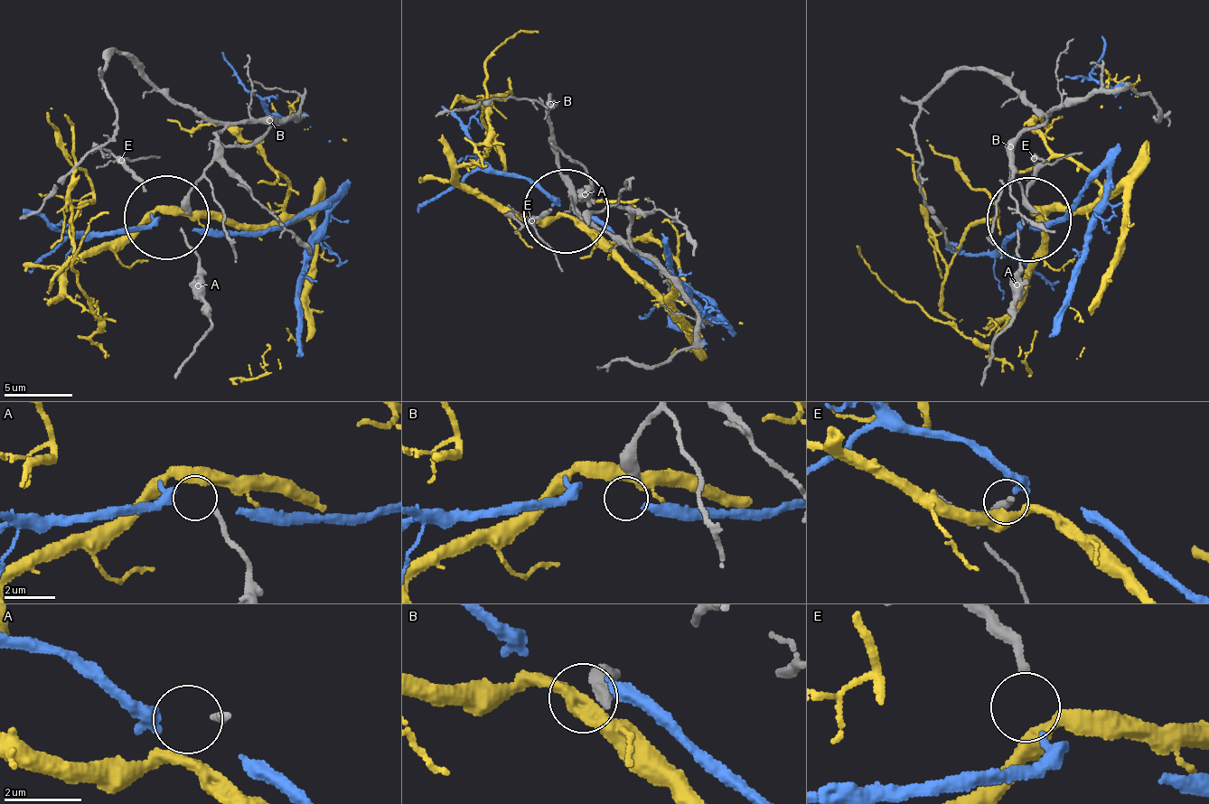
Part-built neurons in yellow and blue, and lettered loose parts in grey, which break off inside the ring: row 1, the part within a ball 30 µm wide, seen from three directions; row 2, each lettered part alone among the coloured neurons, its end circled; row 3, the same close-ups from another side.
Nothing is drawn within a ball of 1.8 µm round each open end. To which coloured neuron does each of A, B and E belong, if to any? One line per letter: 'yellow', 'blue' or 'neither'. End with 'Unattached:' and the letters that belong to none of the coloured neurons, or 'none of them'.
A: neither
B: neither
E: blue
Unattached: A, B

